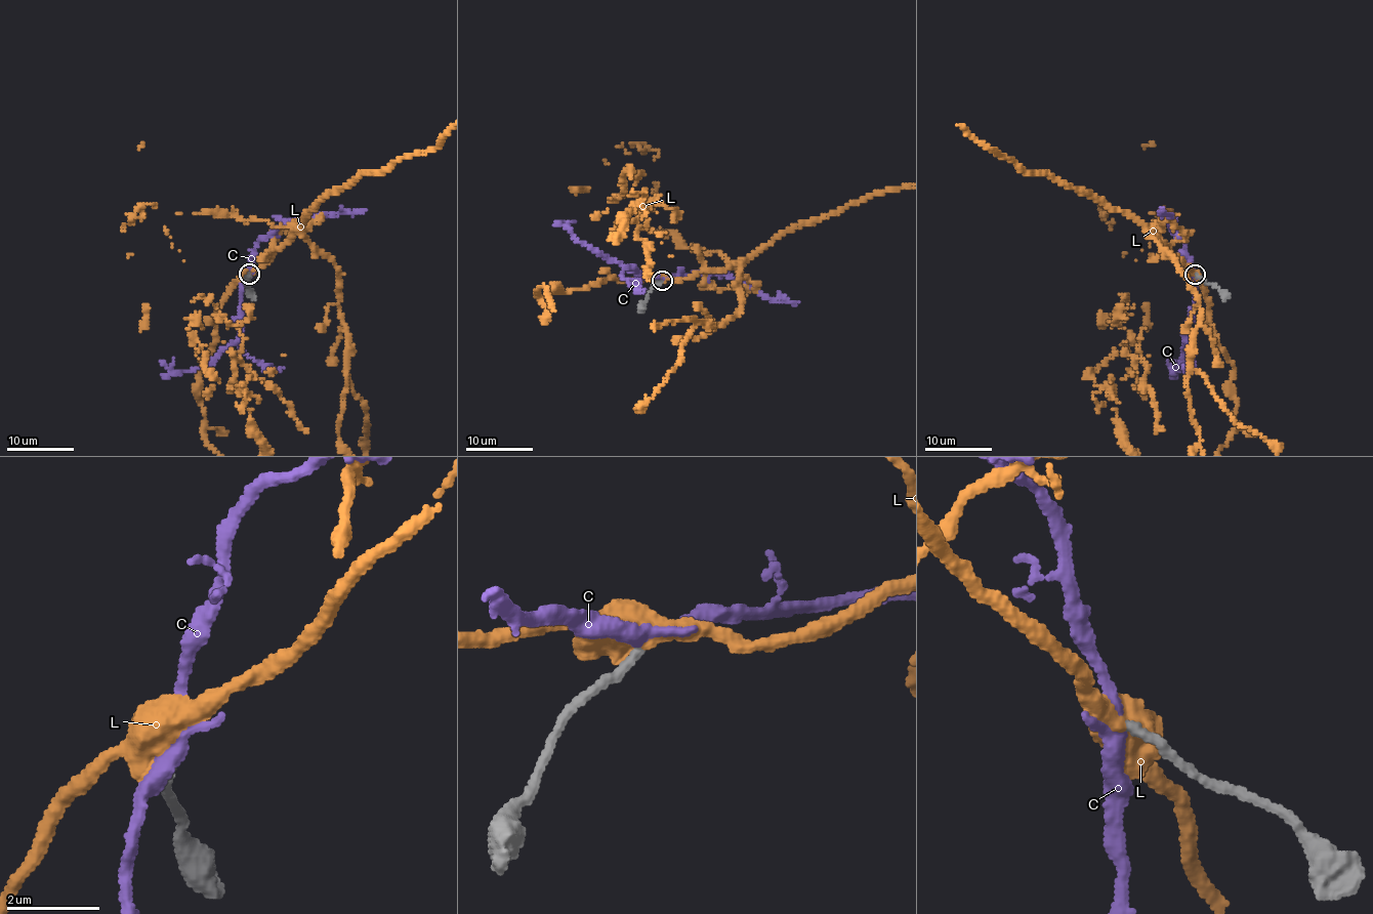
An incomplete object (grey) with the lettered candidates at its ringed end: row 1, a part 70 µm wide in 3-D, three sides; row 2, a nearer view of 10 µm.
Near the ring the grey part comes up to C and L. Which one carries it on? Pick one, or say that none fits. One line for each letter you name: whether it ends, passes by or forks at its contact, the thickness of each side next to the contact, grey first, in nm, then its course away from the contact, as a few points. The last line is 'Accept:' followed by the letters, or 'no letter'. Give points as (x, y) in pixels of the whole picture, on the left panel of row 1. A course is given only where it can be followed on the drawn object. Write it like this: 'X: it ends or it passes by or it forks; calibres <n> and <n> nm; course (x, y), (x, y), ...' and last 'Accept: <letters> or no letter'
L: it forks; calibres 240 and 480 nm
Accept: L

